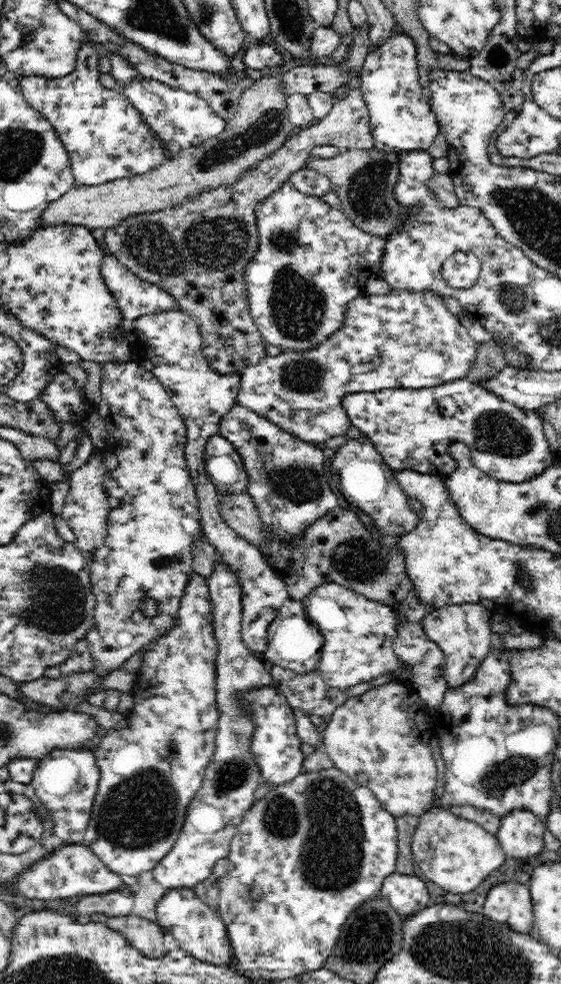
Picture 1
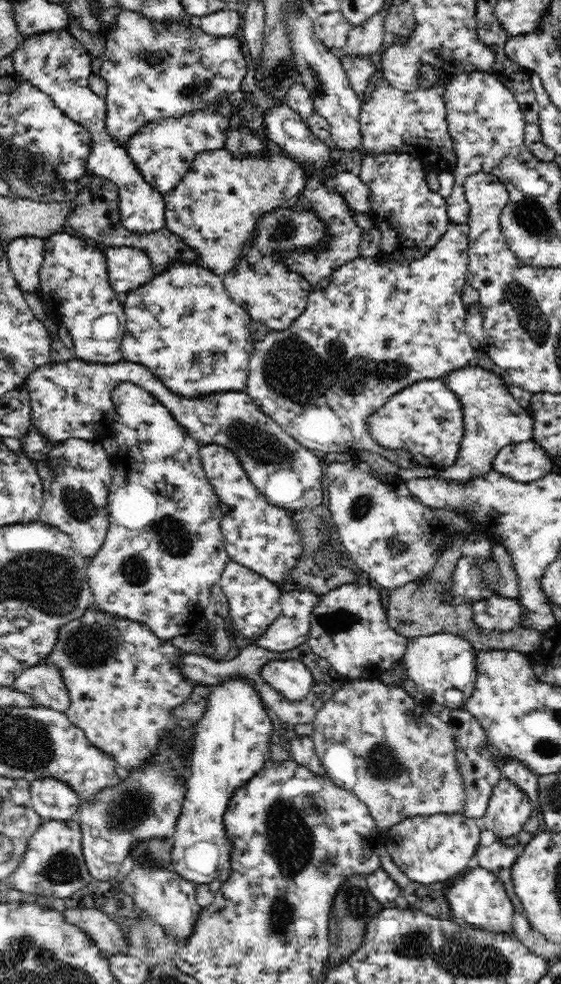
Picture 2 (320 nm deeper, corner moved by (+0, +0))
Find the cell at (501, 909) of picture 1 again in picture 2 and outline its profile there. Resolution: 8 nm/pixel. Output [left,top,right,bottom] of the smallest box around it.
[444,867,515,932]

